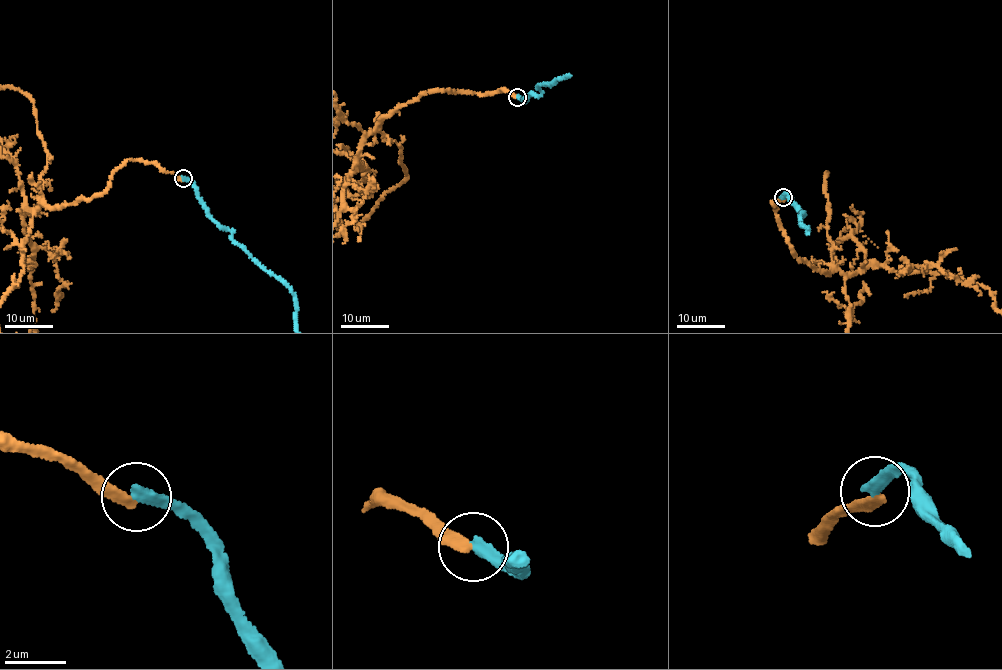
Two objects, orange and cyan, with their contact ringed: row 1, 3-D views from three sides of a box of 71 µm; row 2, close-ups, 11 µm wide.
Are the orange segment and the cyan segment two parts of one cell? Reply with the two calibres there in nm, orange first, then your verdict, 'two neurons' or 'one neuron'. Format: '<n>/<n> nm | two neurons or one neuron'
260/420 nm | two neurons

